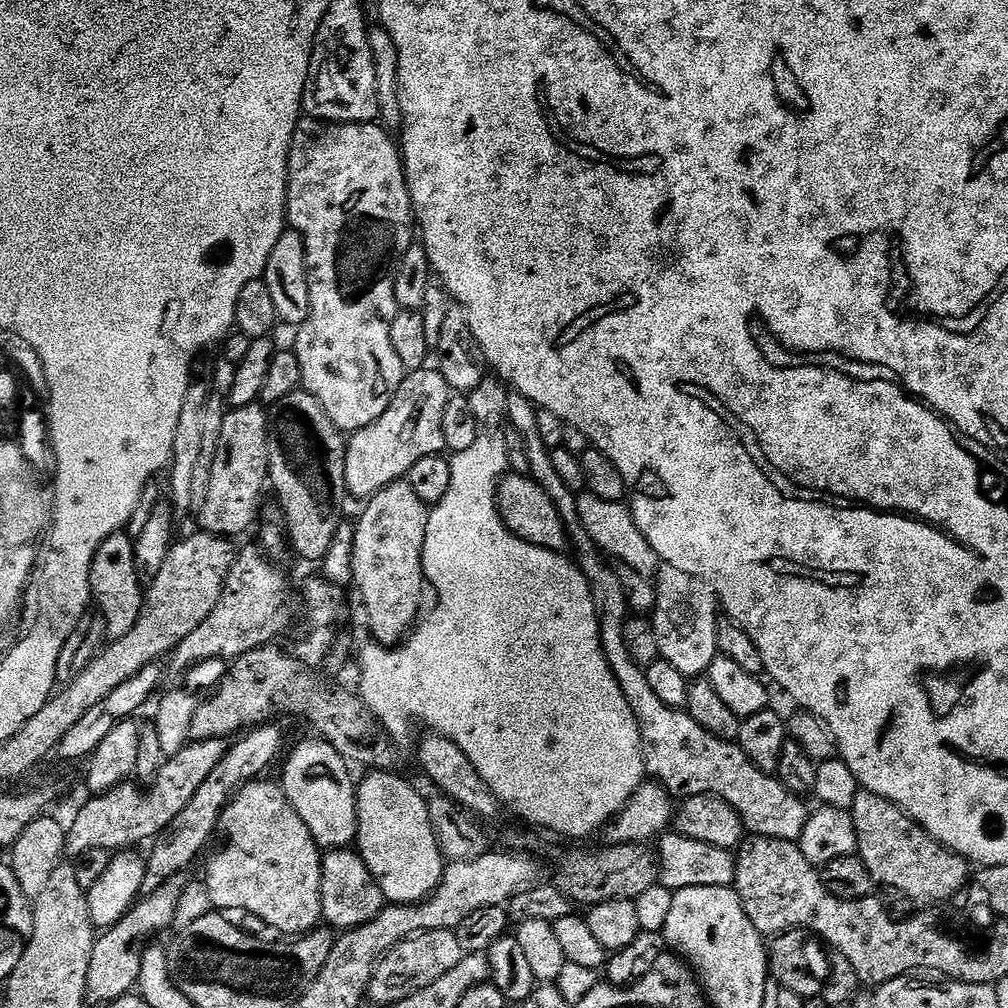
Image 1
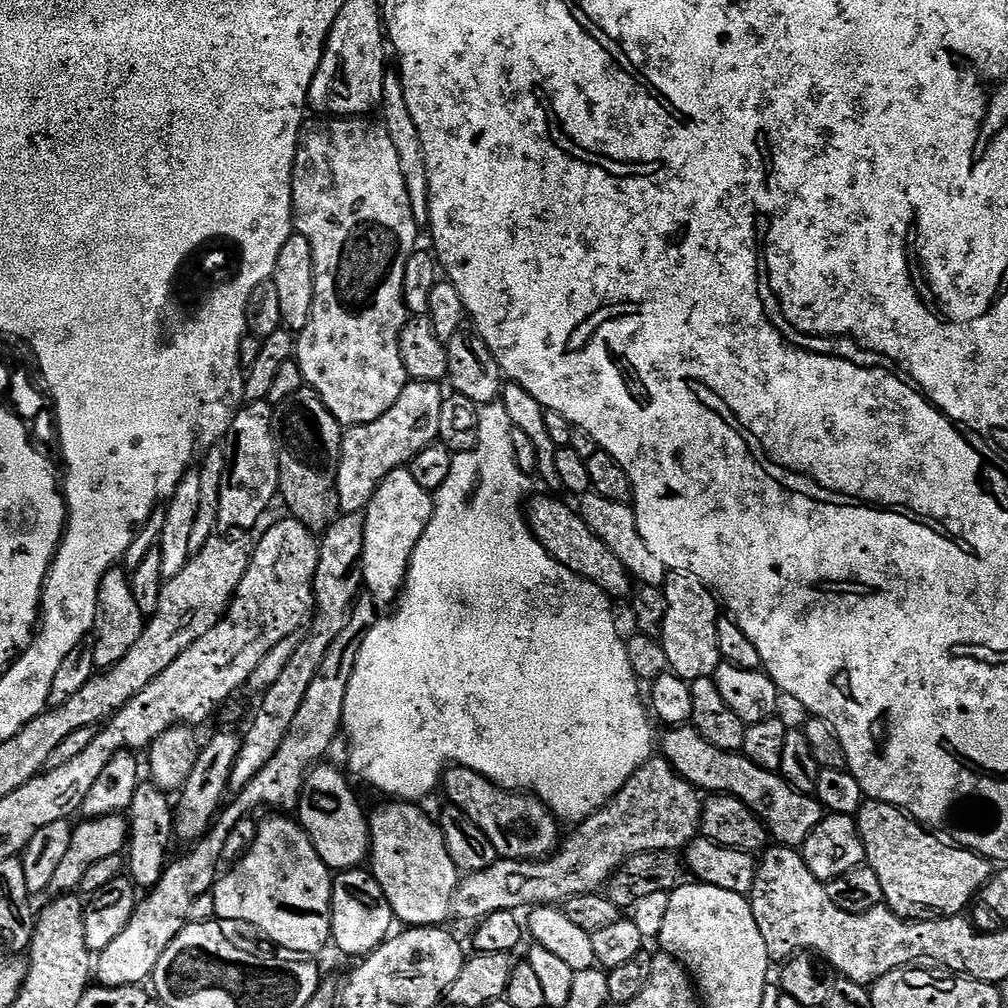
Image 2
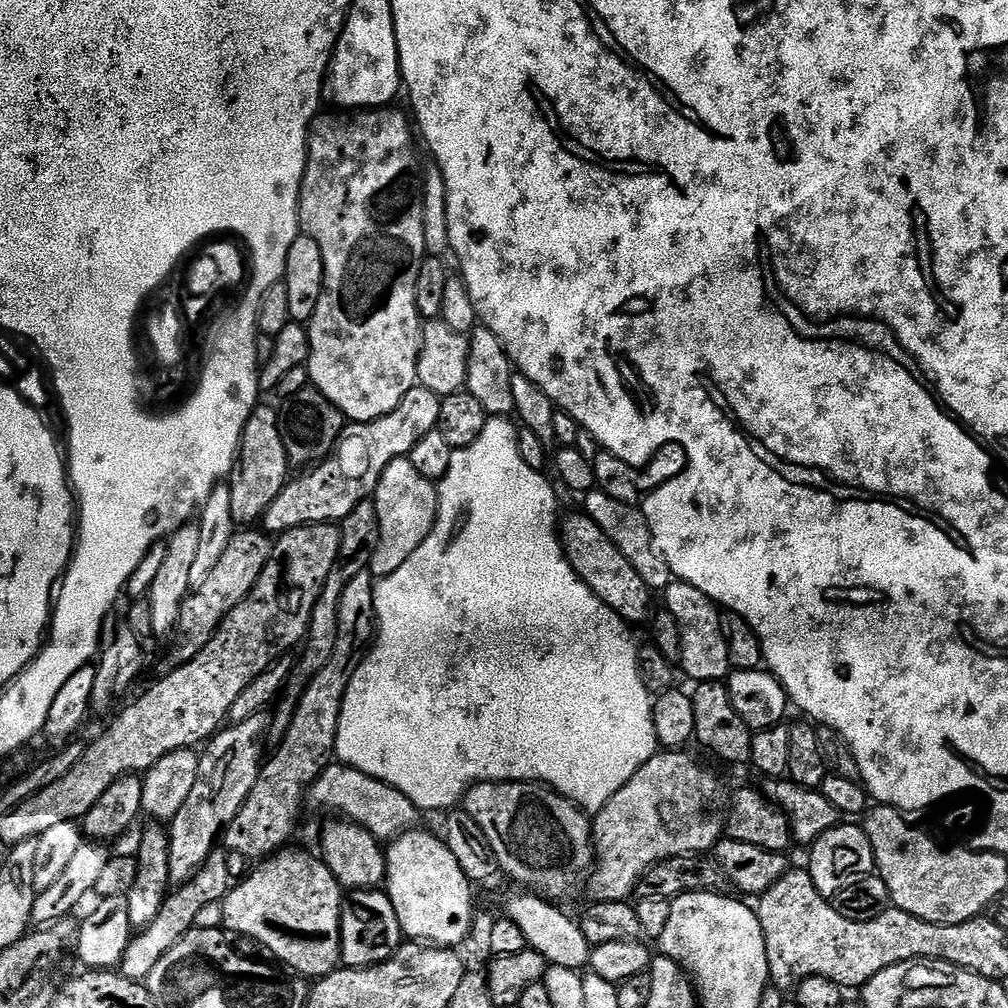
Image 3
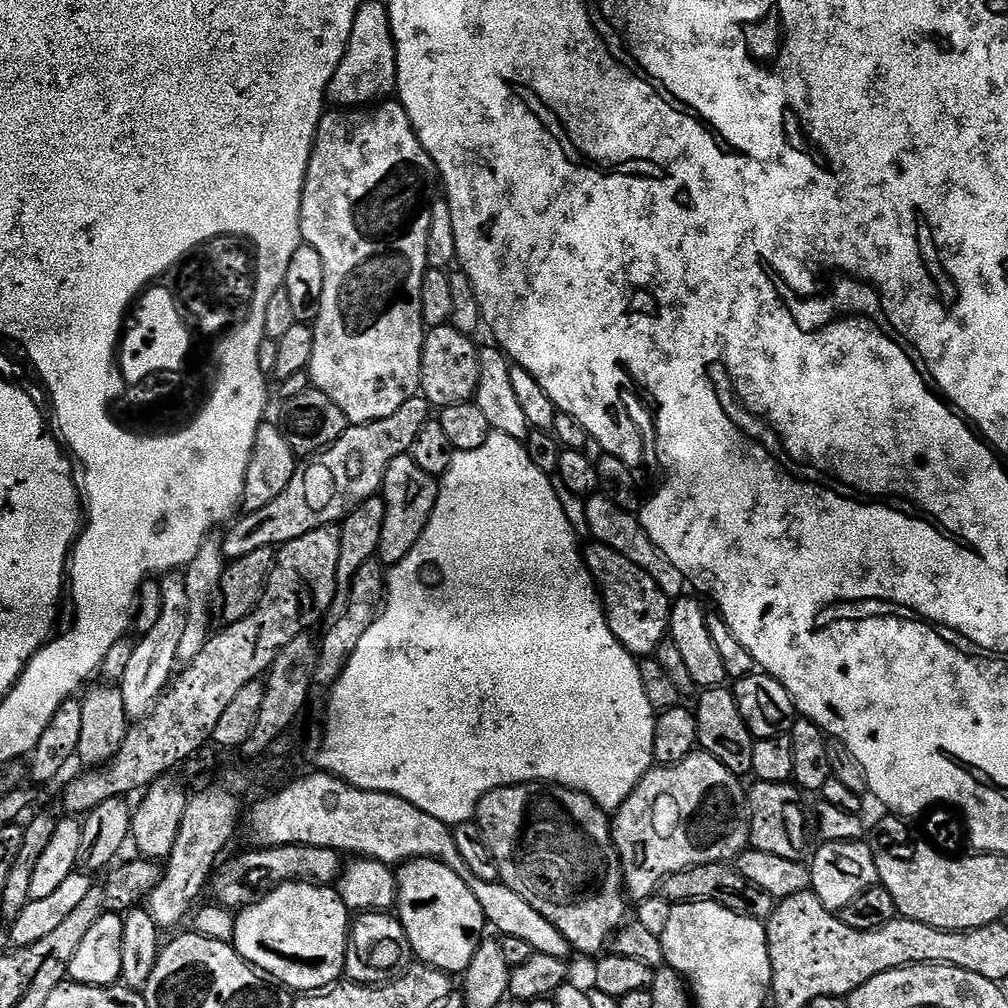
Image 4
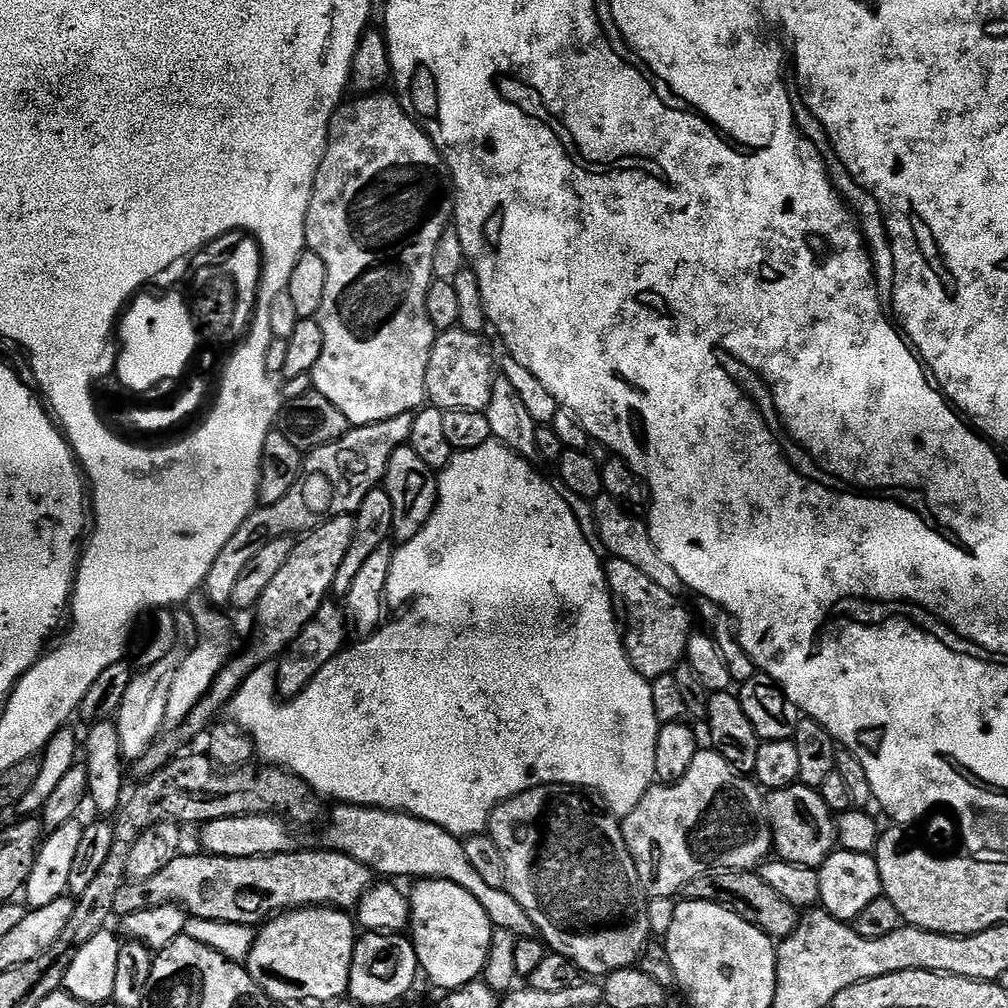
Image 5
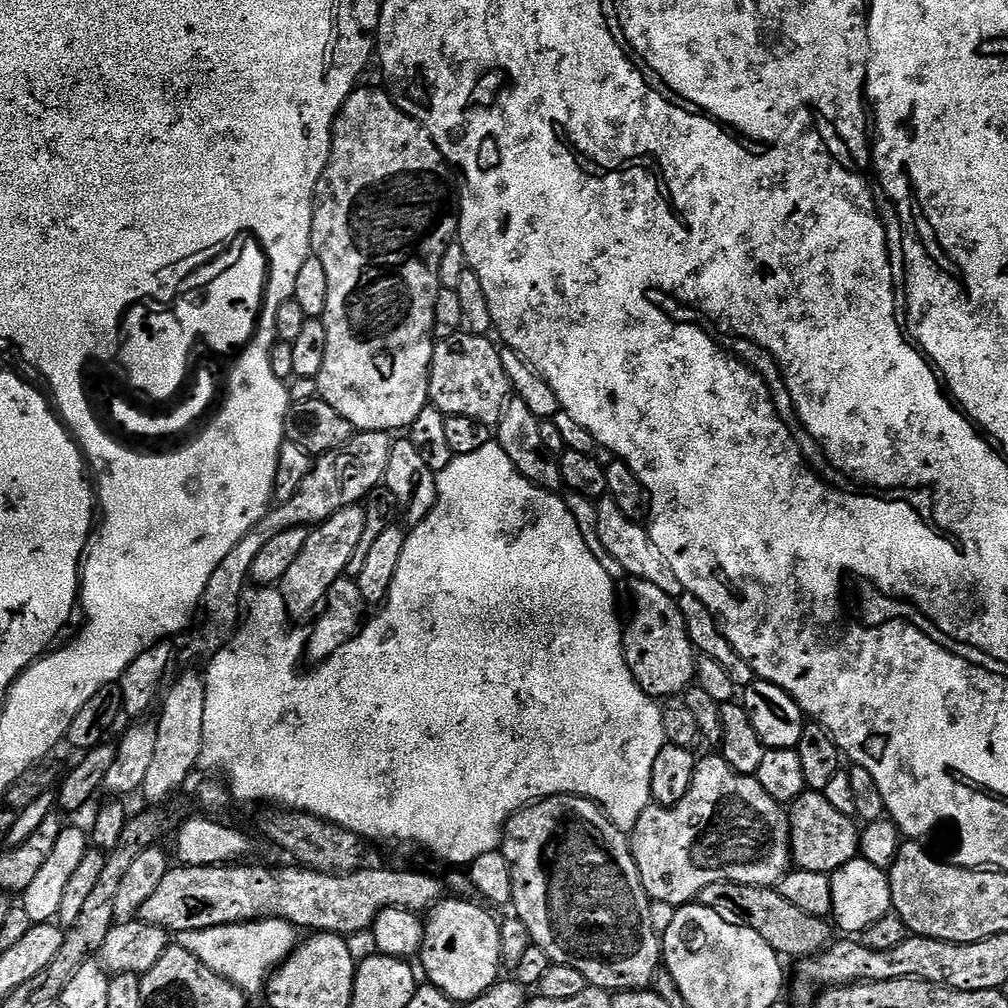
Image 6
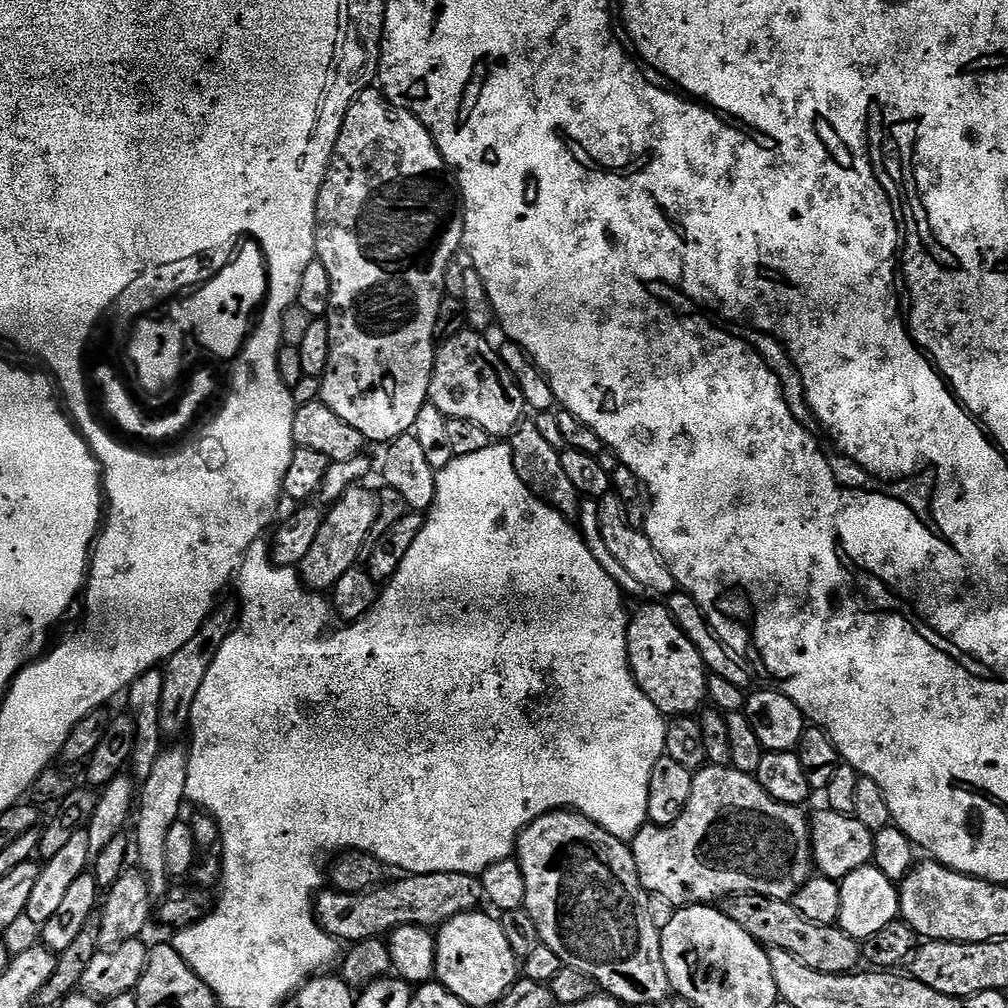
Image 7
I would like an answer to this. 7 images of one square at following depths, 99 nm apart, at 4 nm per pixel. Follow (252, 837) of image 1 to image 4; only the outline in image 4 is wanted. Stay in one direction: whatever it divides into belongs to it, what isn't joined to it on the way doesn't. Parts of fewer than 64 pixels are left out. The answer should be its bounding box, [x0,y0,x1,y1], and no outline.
[231,882,350,994]

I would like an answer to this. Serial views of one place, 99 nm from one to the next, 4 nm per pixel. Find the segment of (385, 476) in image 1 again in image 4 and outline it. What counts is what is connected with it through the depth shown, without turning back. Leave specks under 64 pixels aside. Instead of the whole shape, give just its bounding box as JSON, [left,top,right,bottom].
[222,394,430,561]

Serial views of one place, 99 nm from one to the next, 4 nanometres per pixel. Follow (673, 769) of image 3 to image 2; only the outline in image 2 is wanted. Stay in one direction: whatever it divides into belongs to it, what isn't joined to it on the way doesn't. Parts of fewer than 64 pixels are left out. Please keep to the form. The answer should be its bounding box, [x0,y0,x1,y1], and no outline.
[452,758,702,922]

